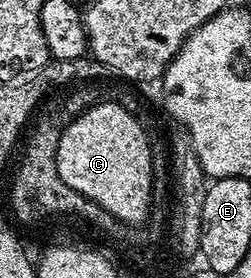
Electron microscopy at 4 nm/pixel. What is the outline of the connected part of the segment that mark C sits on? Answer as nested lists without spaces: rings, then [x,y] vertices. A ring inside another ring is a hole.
[[[100,101],[75,116],[58,135],[59,177],[92,203],[114,215],[122,224],[144,224],[152,201],[152,153],[146,124],[128,112],[120,102]]]

